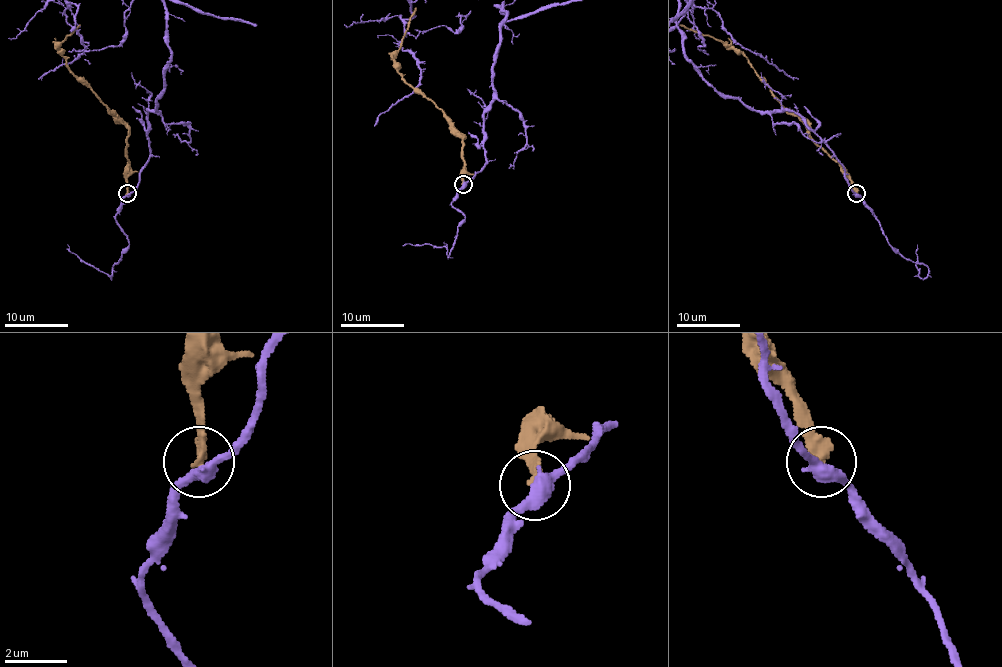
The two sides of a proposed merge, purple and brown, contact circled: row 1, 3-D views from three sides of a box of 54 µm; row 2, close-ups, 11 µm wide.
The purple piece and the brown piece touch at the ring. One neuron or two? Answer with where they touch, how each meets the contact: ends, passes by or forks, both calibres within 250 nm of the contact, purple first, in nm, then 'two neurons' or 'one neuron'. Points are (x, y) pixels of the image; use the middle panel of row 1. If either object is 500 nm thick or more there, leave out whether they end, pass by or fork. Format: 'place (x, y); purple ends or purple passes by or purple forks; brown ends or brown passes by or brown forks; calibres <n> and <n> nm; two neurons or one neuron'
place (463, 184); purple passes by; brown ends; calibres 400 and 340 nm; two neurons

